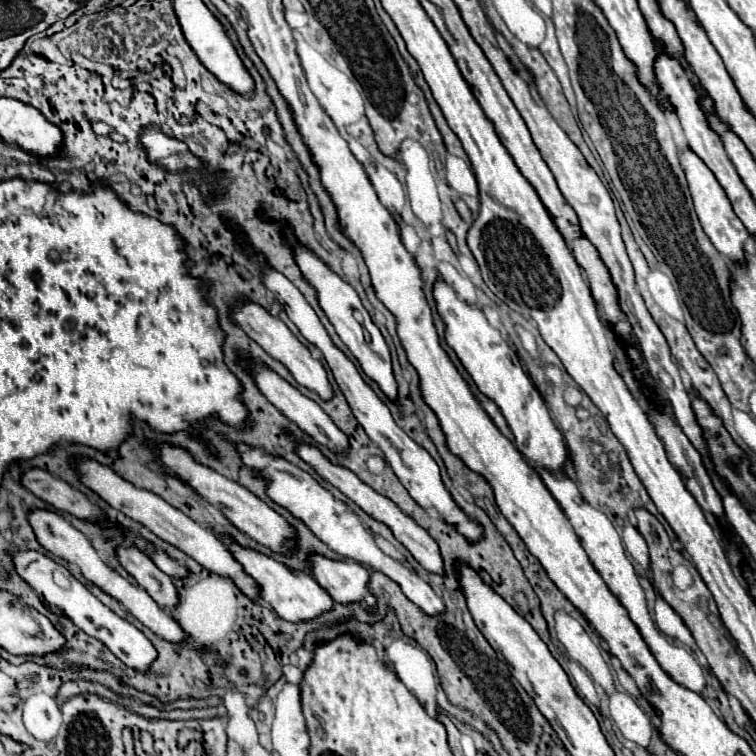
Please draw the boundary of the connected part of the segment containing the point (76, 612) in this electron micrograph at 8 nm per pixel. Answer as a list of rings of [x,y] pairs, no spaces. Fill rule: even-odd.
[[[30,549],[12,551],[10,557],[12,557],[16,573],[36,591],[36,595],[42,599],[42,603],[52,613],[70,617],[74,621],[74,625],[78,625],[88,635],[100,639],[128,667],[138,669],[138,671],[144,671],[150,667],[150,663],[156,657],[156,649],[146,639],[146,635],[142,631],[138,631],[132,623],[128,623],[126,619],[122,619],[114,611],[110,611],[102,601],[98,601],[80,581],[76,581],[72,577],[72,573],[66,567],[62,567],[62,565],[54,563],[50,557],[46,557],[38,551],[30,551]]]

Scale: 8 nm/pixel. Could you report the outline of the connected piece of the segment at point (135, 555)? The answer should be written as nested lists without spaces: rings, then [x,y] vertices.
[[[118,545],[116,547],[116,559],[138,581],[138,585],[148,591],[148,595],[158,605],[174,607],[178,603],[172,577],[168,577],[164,571],[160,571],[156,567],[156,563],[146,553],[136,549],[134,545],[128,545],[128,547]]]

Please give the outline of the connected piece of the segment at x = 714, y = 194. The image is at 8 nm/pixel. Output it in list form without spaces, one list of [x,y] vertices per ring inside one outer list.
[[[684,149],[680,153],[680,163],[682,163],[682,169],[686,173],[688,187],[690,187],[692,199],[694,199],[694,207],[696,207],[698,219],[700,219],[706,235],[710,237],[710,241],[714,243],[714,247],[722,255],[726,255],[732,261],[740,261],[742,263],[744,261],[744,241],[748,239],[748,231],[744,229],[744,223],[736,217],[724,187],[718,183],[716,175],[708,169],[708,165],[696,153],[692,153],[692,149]]]

